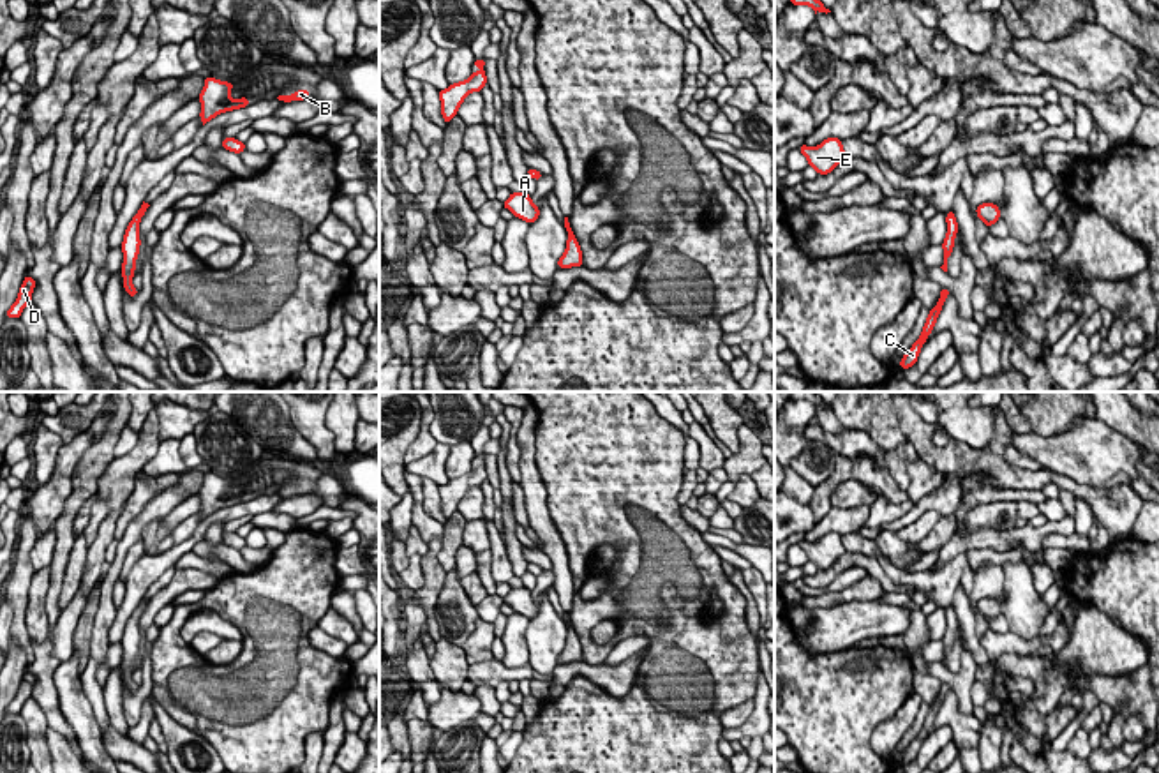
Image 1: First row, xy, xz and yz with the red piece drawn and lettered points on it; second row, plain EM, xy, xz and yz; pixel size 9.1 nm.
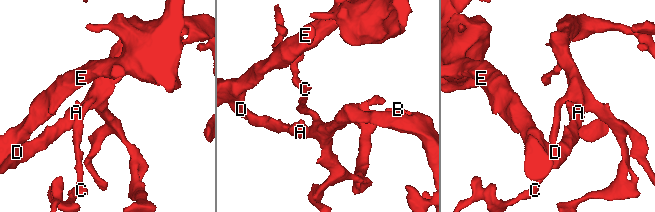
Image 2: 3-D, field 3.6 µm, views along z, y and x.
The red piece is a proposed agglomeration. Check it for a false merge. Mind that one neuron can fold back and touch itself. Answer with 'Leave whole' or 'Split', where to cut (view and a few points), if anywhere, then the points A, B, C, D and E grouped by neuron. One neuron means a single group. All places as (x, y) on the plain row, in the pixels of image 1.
Leave whole. No split. Groups: A B C D E

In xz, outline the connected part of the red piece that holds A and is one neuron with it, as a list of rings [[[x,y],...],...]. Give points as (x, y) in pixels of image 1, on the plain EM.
[[[512,588],[510,593],[503,598],[503,604],[508,604],[513,612],[519,612],[526,618],[535,618],[540,611],[540,604],[531,597],[531,591],[522,588]]]

